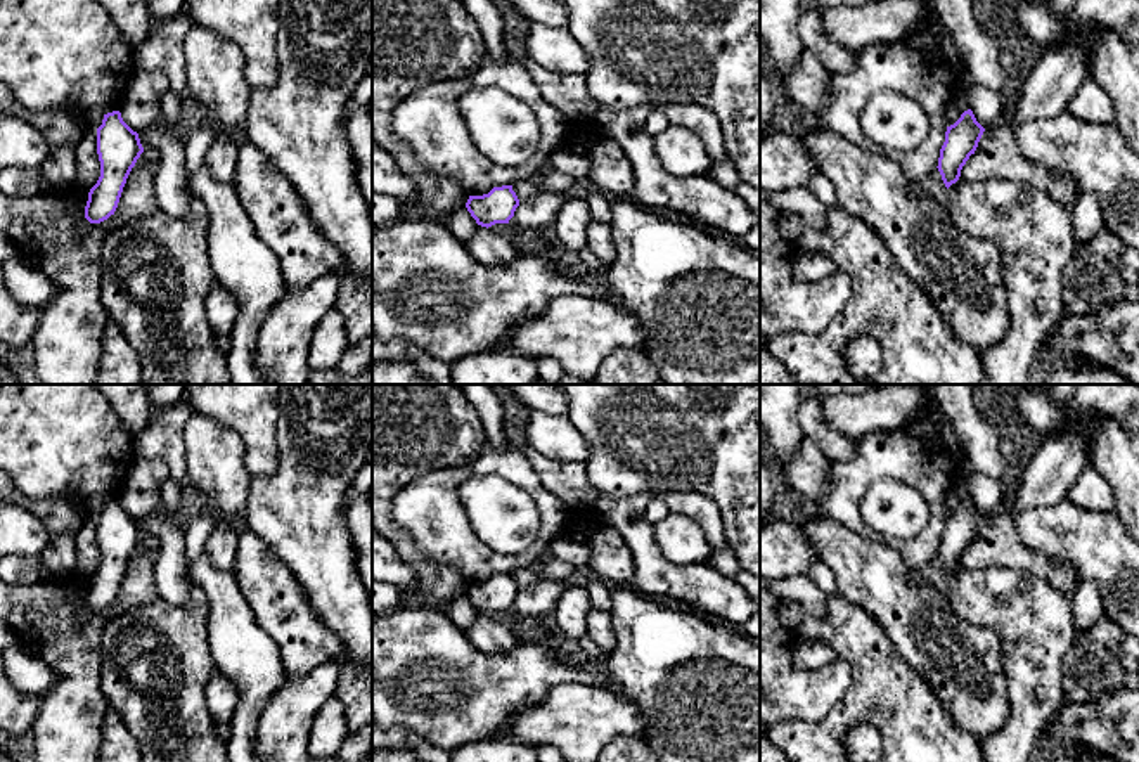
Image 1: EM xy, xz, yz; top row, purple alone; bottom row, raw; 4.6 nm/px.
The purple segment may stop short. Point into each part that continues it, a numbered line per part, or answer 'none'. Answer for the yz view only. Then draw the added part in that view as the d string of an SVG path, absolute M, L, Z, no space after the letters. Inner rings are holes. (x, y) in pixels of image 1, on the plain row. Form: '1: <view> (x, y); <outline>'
none

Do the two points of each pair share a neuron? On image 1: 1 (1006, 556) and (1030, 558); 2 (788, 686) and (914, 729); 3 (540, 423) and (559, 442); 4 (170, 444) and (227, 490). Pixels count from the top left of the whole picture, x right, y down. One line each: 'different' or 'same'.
1: same
2: different
3: same
4: different

